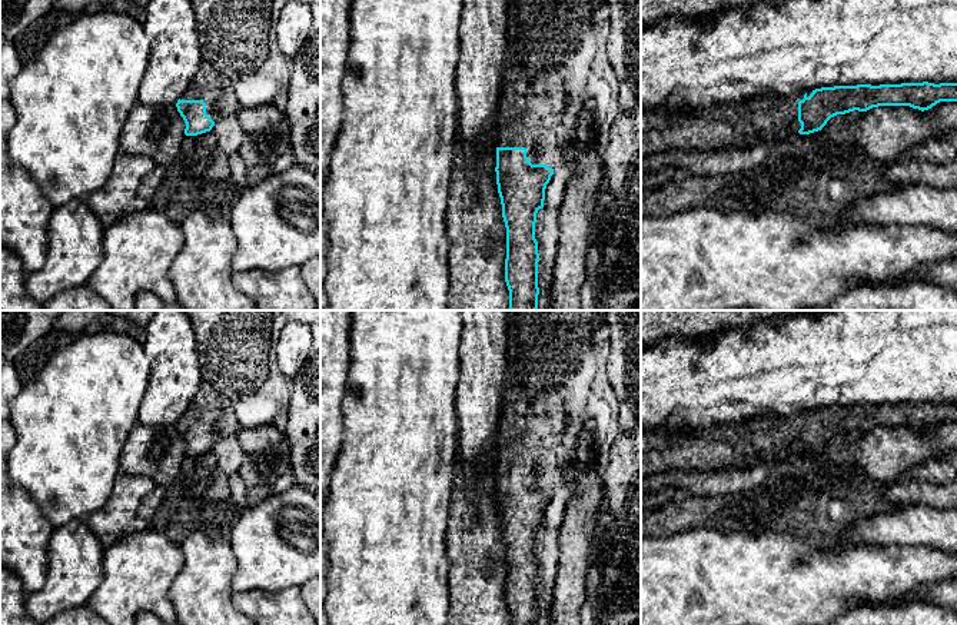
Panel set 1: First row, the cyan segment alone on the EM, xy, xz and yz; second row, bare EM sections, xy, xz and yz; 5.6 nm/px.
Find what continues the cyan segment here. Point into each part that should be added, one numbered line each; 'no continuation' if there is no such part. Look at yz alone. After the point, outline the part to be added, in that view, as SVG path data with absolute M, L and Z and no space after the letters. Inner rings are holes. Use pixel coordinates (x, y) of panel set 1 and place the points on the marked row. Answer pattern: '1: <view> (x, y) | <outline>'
1: yz (768, 117) | M767 93L700 109L641 112L641 159L669 149L724 150L791 139L798 133L792 127L798 102L811 93Z

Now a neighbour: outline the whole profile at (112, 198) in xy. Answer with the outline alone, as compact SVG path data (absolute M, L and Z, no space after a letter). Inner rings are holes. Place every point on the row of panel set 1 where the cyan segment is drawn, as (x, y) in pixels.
M120 150L109 180L84 200L87 207L97 216L109 213L120 217L154 166L156 162L147 156L132 156Z

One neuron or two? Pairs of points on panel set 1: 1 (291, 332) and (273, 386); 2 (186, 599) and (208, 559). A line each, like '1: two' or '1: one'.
1: two
2: one

